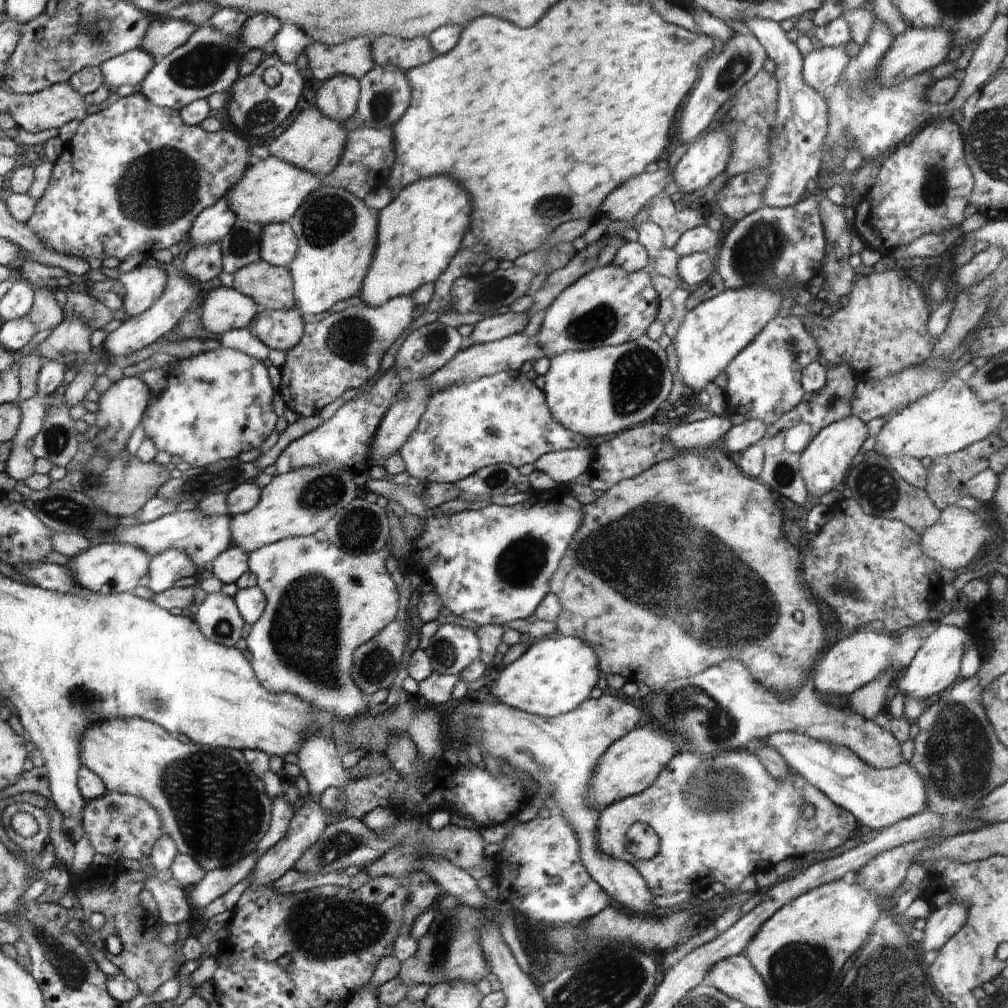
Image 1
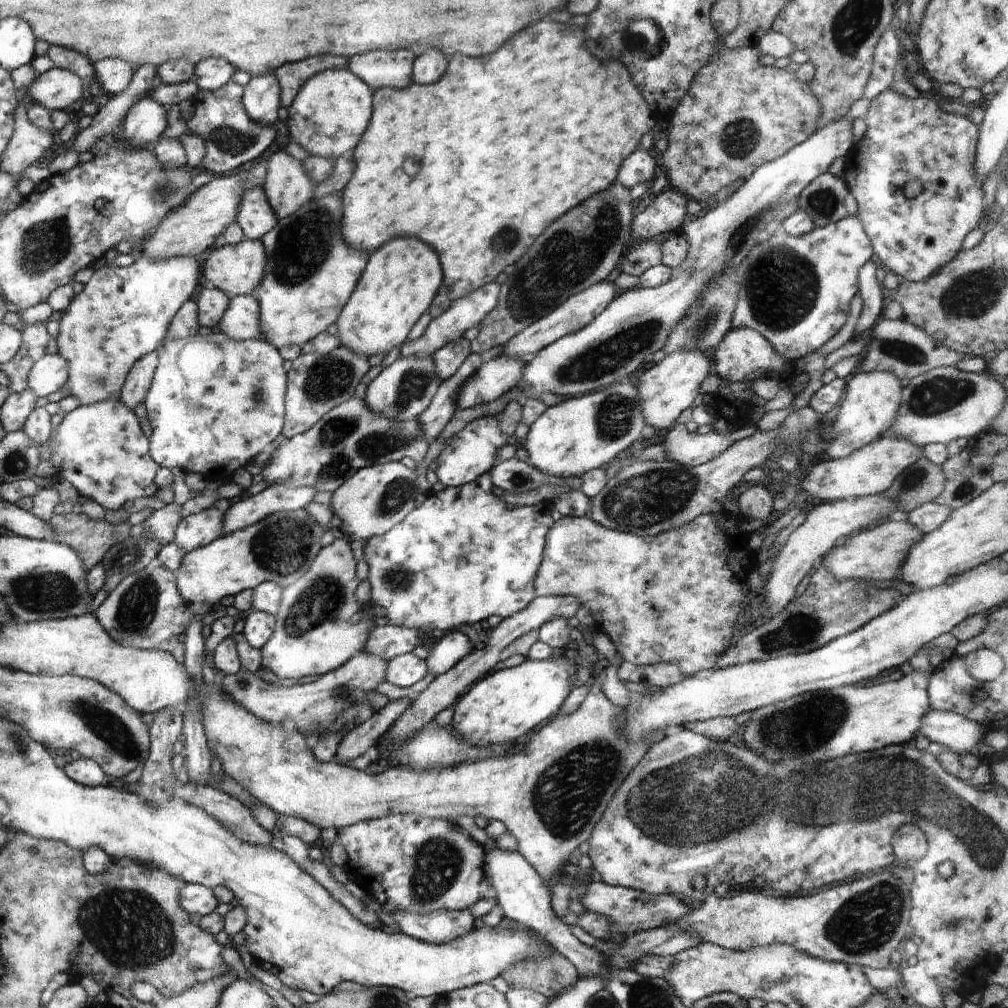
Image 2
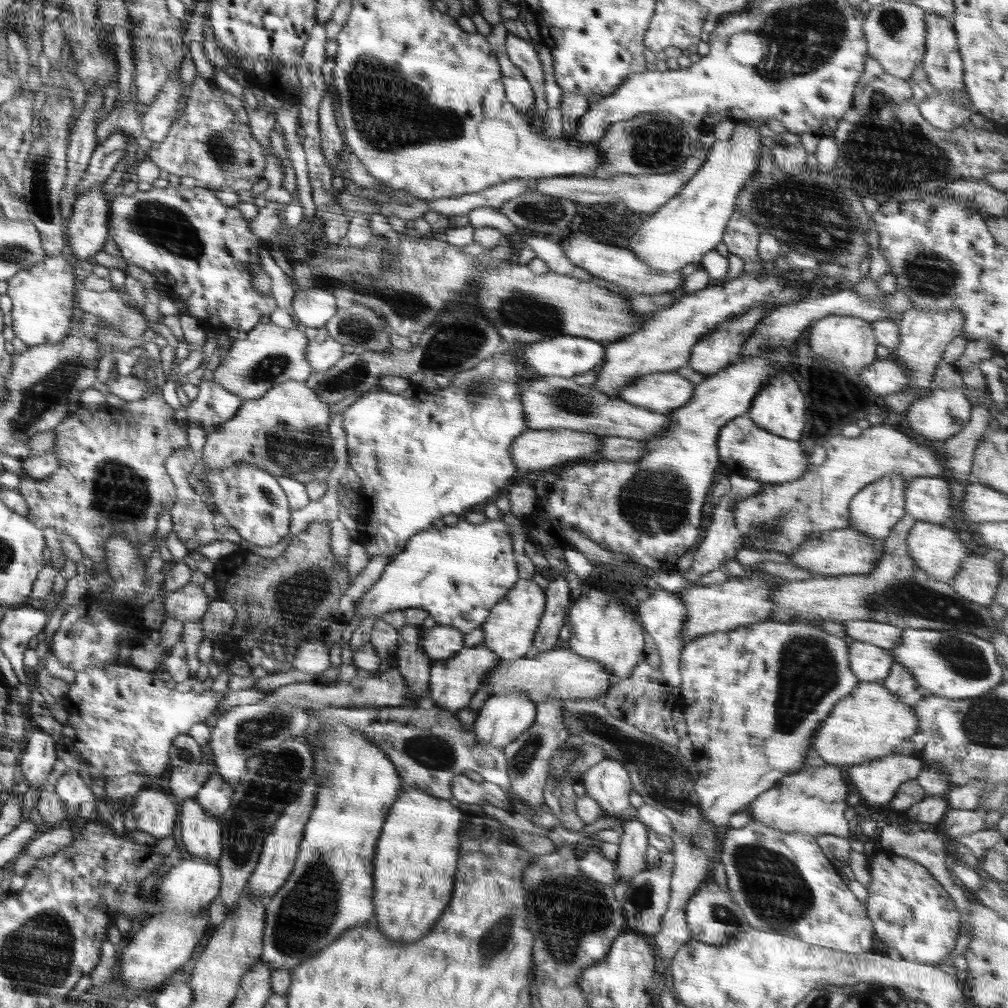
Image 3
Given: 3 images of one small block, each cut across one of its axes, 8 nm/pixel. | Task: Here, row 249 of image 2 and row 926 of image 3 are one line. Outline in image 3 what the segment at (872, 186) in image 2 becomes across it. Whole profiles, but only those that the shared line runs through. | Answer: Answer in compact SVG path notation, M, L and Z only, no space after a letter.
M882 847L871 855L868 868L872 880L868 884L868 903L865 904L865 907L872 921L874 933L887 948L898 950L901 958L906 961L920 964L938 964L944 961L956 947L962 931L962 914L958 911L947 890L924 865L912 859L896 855Z

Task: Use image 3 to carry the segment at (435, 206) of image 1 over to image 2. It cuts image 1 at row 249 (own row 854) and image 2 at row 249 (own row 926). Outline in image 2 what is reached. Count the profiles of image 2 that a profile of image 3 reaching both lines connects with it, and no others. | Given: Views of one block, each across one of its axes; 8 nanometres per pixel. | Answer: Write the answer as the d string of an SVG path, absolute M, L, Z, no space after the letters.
M396 238L392 242L386 242L386 246L378 248L369 256L352 296L340 311L335 322L338 328L337 337L347 349L368 357L374 354L386 356L393 348L401 349L414 324L430 308L442 285L443 276L438 254L426 244L414 238Z

